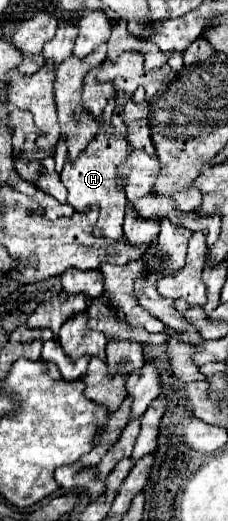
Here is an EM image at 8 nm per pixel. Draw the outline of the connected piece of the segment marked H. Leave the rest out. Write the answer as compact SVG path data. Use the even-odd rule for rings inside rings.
M117 106L117 110L113 112L111 118L111 128L101 128L101 134L95 136L95 140L89 144L89 148L83 150L83 156L79 156L79 160L75 162L65 162L63 172L61 172L61 182L65 184L69 196L67 196L67 204L71 204L77 212L85 212L89 206L97 204L99 206L99 222L95 226L95 236L107 236L111 240L121 240L123 238L123 216L125 216L125 208L127 208L127 198L123 196L123 192L117 190L117 182L119 174L117 174L117 164L119 160L123 160L123 156L127 156L127 140L125 140L125 128L123 128L123 120L121 120L121 106Z

